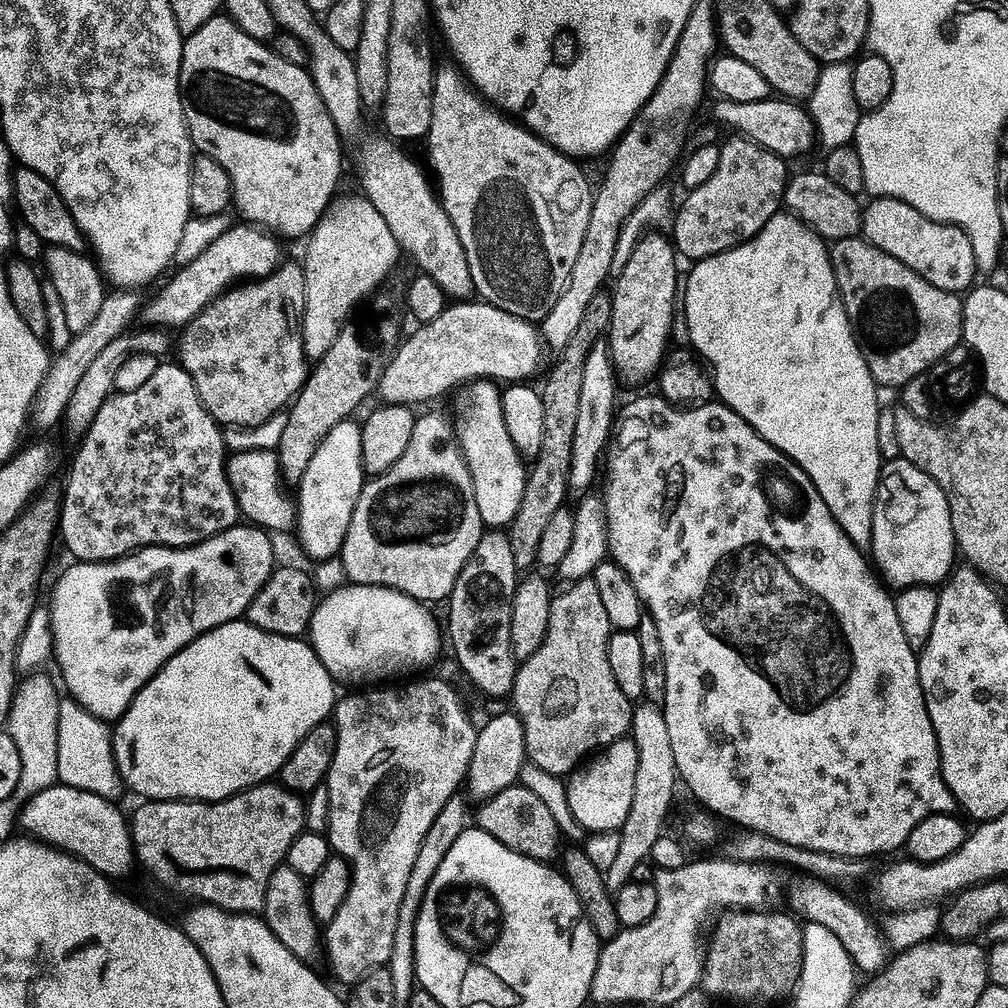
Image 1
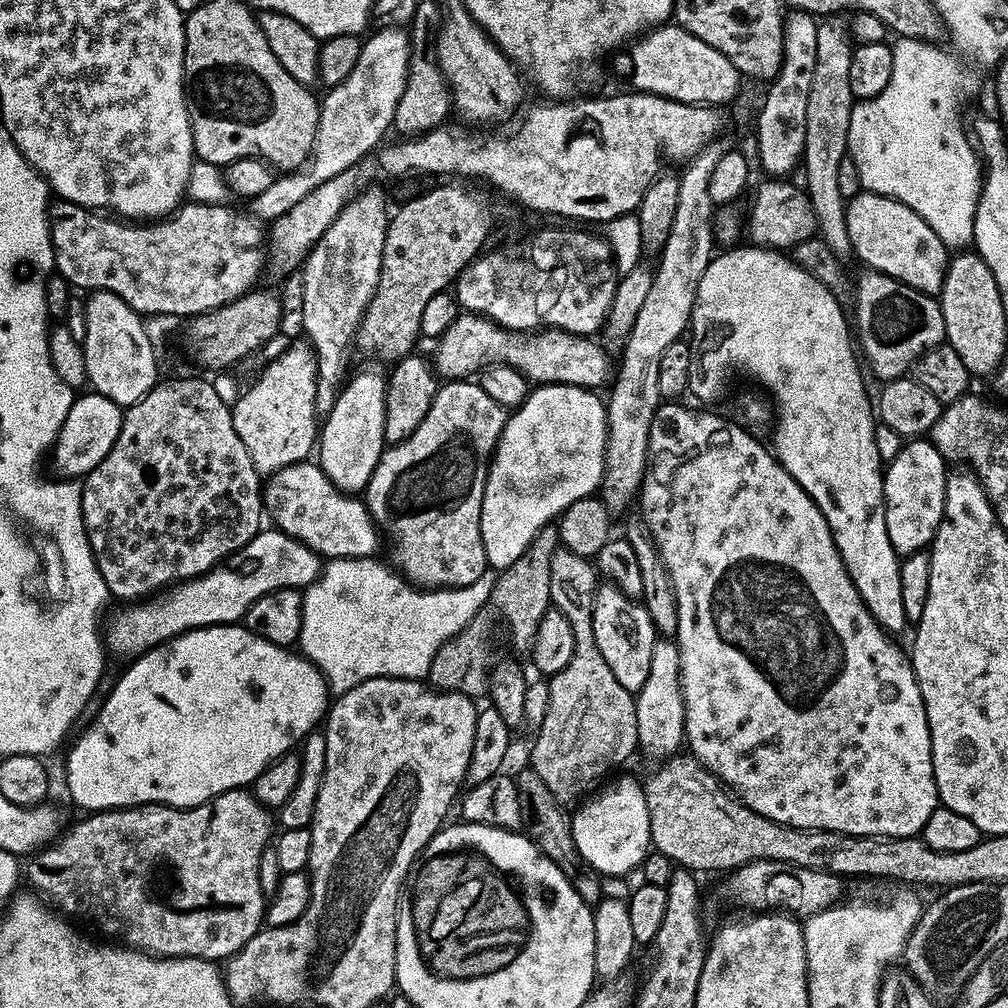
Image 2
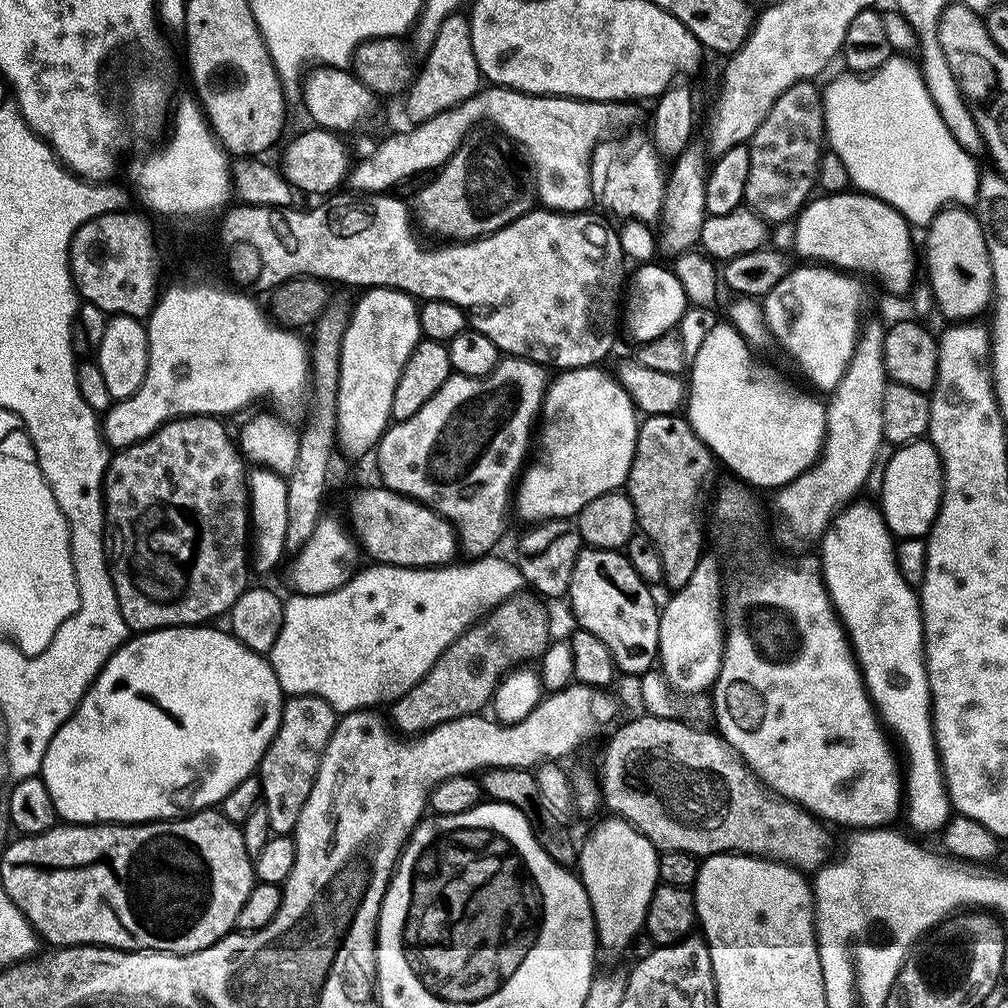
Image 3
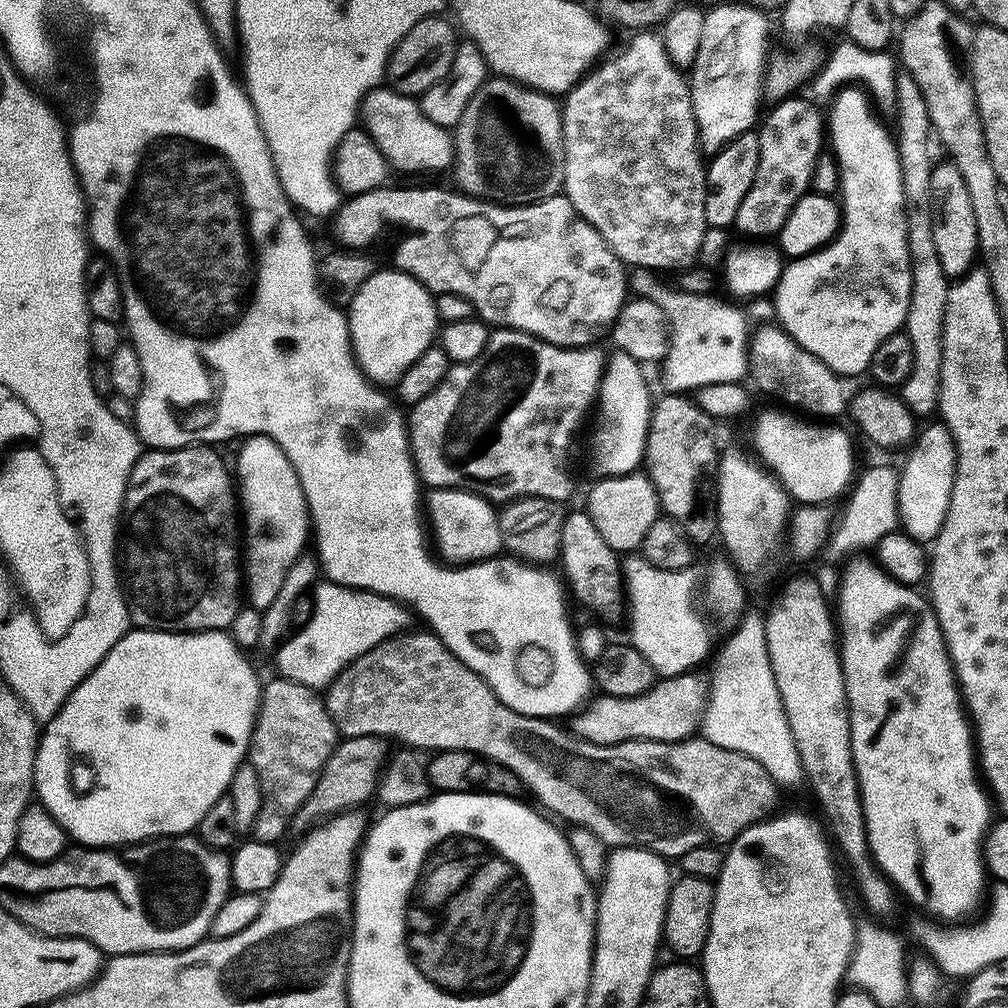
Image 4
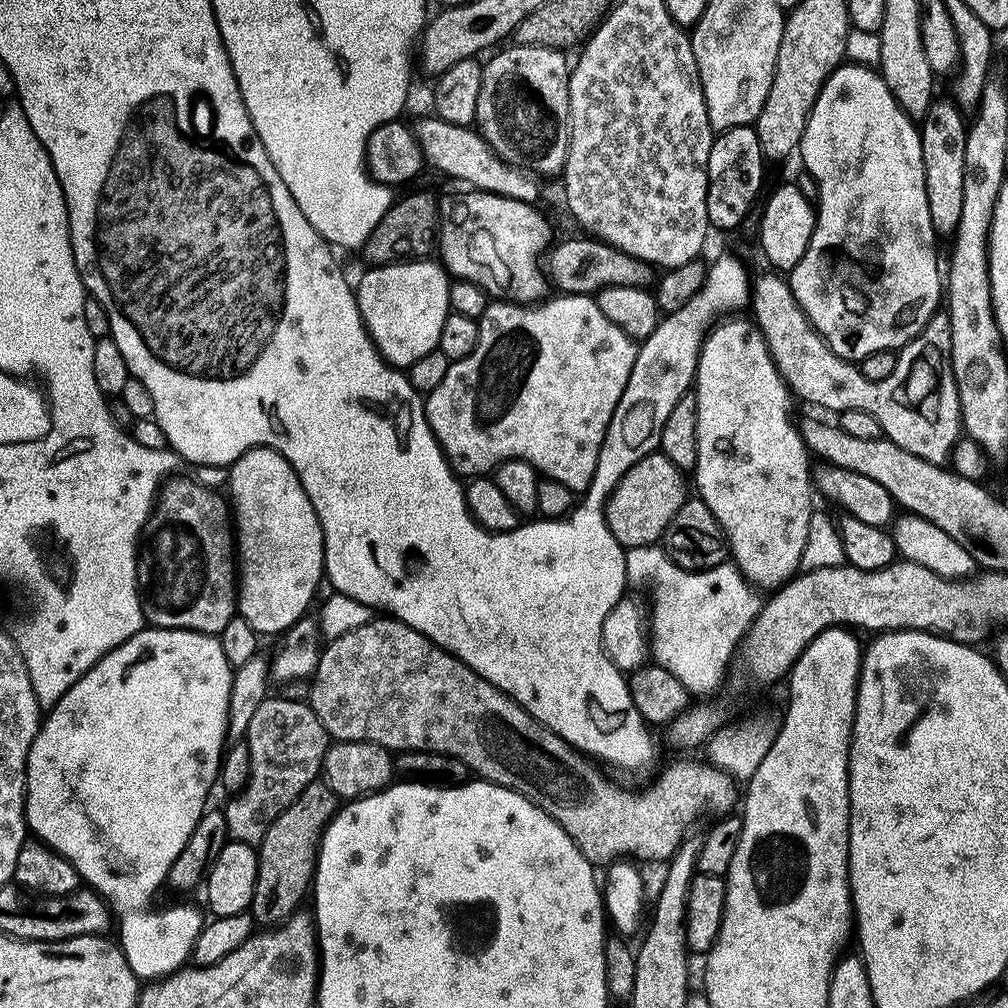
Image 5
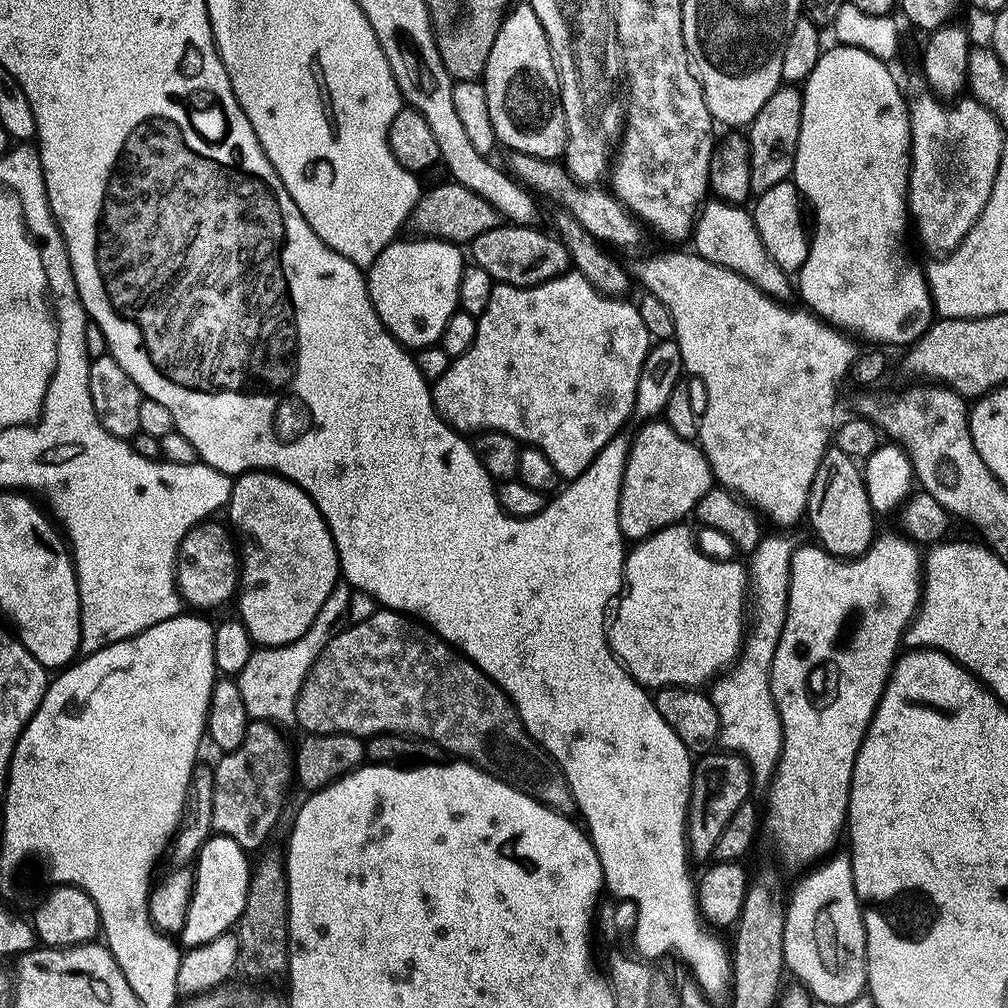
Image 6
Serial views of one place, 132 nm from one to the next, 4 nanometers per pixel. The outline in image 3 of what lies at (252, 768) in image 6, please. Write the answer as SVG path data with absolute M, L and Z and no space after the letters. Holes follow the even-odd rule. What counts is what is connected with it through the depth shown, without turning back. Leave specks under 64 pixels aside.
M293 696L285 703L282 726L258 769L262 807L270 814L273 837L291 837L303 810L313 803L318 770L337 723L338 713L317 696Z

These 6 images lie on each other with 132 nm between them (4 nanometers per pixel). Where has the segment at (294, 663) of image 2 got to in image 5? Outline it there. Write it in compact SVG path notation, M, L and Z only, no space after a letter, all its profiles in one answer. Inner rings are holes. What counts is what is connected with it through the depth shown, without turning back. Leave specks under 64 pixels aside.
M149 627L134 638L130 638L130 642L126 642L121 648L115 648L104 660L100 660L98 666L94 666L94 670L87 672L69 690L66 698L62 698L62 702L58 702L50 709L40 725L40 733L28 755L26 819L29 833L39 843L52 848L62 858L70 861L74 870L78 870L81 881L91 891L107 900L109 909L118 917L118 928L120 924L119 947L123 948L128 964L134 970L136 979L141 982L163 980L165 976L173 976L185 967L192 959L192 951L206 923L206 916L196 908L168 908L165 912L159 912L158 909L152 908L152 899L160 887L165 887L171 868L186 849L195 827L202 821L209 807L208 795L211 794L212 787L216 788L221 779L221 763L228 744L228 711L233 675L232 663L226 658L217 637L204 636L201 632Z

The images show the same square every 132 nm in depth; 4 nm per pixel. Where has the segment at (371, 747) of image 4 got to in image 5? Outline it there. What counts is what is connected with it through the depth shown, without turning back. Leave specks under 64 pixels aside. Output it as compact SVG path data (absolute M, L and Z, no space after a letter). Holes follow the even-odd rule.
M327 784L310 785L294 802L294 806L281 814L278 822L266 830L266 838L258 846L258 886L254 886L251 914L257 925L272 930L291 919L303 904L304 895L309 895L316 879L316 862L320 859L320 843L329 822L338 811L336 795Z

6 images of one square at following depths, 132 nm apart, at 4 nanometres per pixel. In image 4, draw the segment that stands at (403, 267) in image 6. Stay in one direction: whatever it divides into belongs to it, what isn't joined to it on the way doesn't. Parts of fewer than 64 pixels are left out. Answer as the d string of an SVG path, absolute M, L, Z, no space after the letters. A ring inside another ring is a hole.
M399 270L392 272L377 271L374 278L370 278L362 290L347 305L346 315L348 318L348 329L352 335L352 352L356 355L356 363L364 371L365 377L377 386L395 385L426 354L426 350L434 347L438 340L438 329L442 321L436 312L436 301L433 293L423 288L412 276L408 276Z

